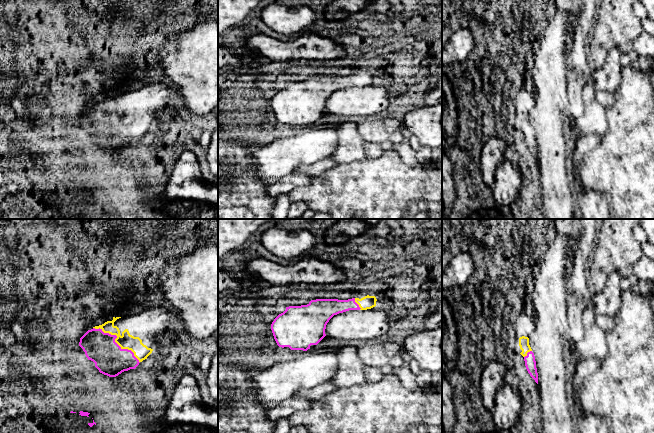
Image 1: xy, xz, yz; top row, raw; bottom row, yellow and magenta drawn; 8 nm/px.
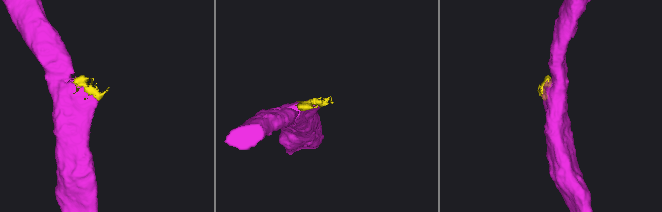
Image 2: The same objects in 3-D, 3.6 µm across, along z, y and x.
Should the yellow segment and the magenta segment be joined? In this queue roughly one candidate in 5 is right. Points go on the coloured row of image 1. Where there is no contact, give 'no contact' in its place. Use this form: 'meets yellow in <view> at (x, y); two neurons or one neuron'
meets yellow in xy at (115, 341); one neuron

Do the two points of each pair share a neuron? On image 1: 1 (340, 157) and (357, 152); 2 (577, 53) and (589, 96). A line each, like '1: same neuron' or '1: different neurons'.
1: same neuron
2: different neurons

